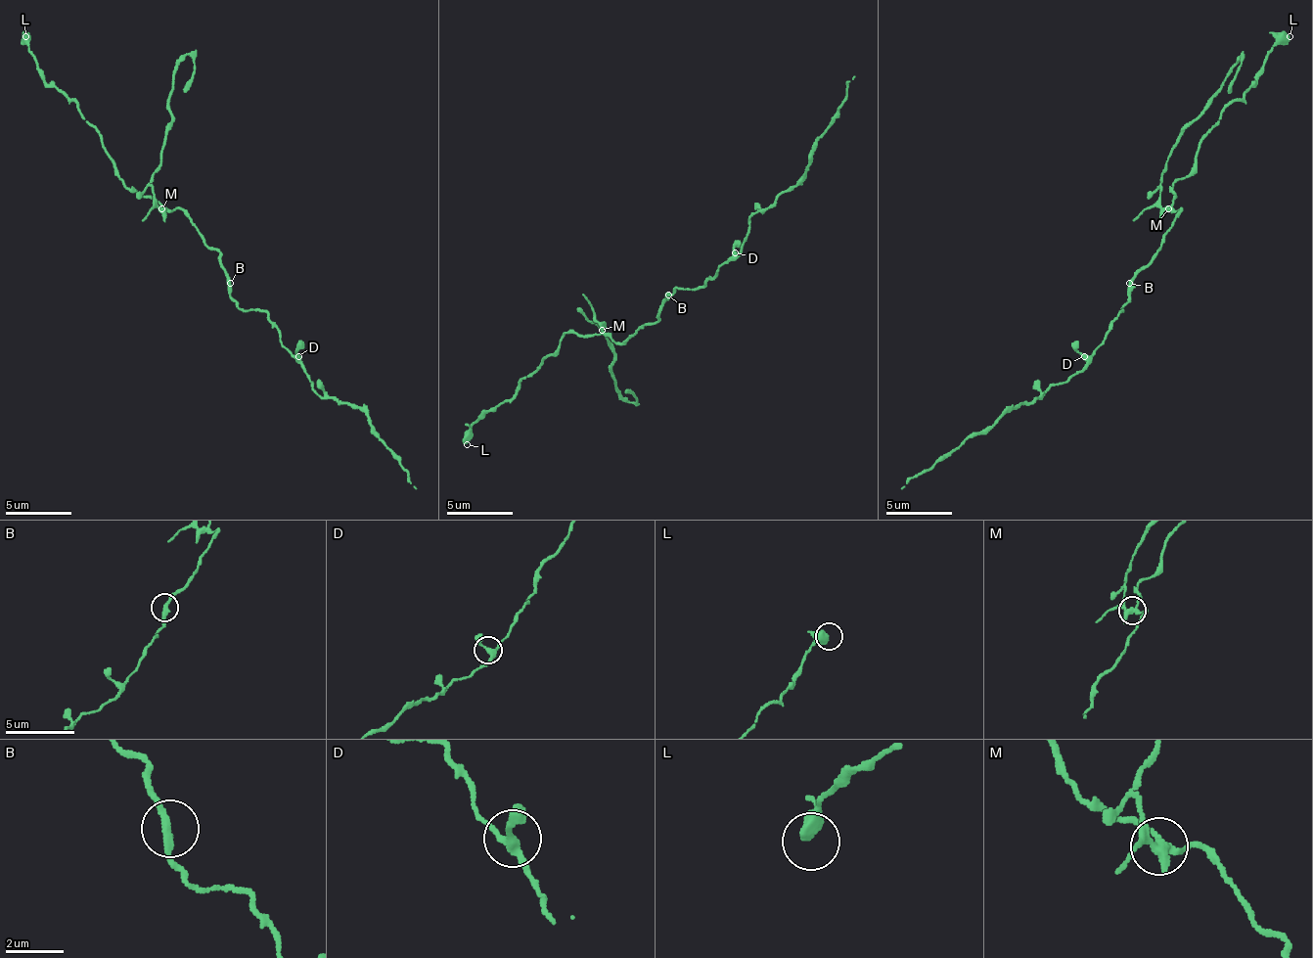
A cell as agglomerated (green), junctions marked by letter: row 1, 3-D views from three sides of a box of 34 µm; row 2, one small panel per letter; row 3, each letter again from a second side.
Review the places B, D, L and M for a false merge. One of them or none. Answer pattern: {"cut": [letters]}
{"cut": ["M"]}

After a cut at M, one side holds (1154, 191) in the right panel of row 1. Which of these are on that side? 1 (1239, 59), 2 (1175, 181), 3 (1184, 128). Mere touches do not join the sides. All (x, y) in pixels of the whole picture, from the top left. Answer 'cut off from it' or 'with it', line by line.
1: with it
2: cut off from it
3: with it

